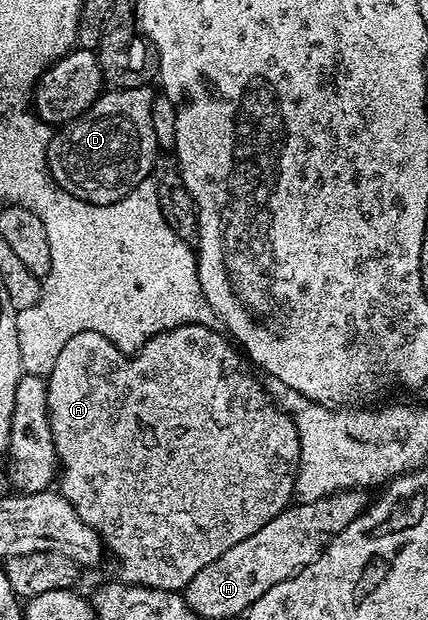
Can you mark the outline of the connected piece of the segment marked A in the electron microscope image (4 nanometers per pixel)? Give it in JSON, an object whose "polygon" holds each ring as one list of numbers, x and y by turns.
{"polygon":[[202,323,179,325,159,333,132,353,119,350,107,337,90,331,75,333,75,337,71,337,67,345,59,349,59,358,47,377,49,424,59,460,59,493,77,510,79,517,83,517,83,521,97,531,108,554,110,551,117,558,117,571,121,574,122,584,184,592,191,577,195,577,203,565,211,565,215,557,223,557,231,545,239,545,239,541,263,529,271,517,283,513,294,502,297,466,301,460,301,438,292,415,275,402,274,396,272,399,265,392,264,385,249,370,250,364,243,358,234,340,217,327]]}

